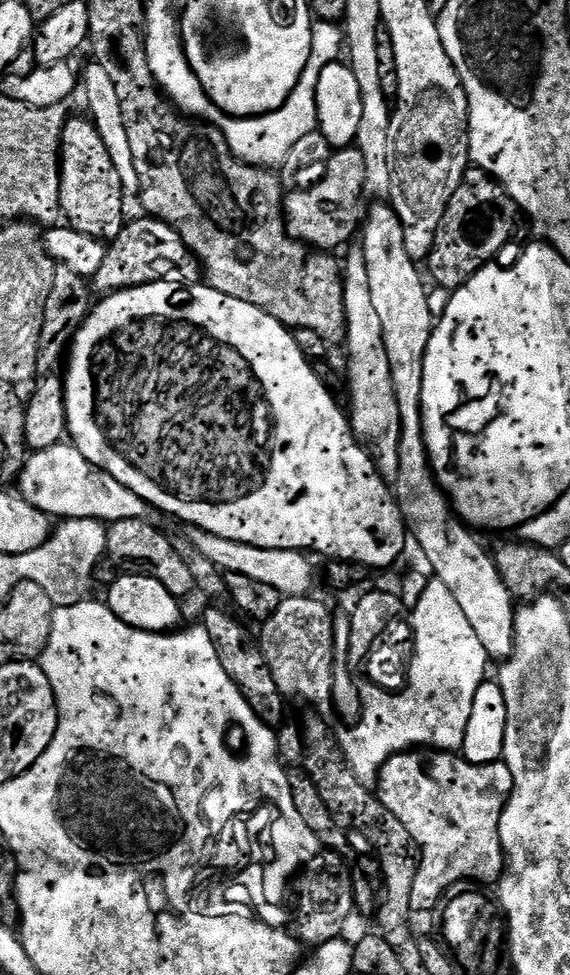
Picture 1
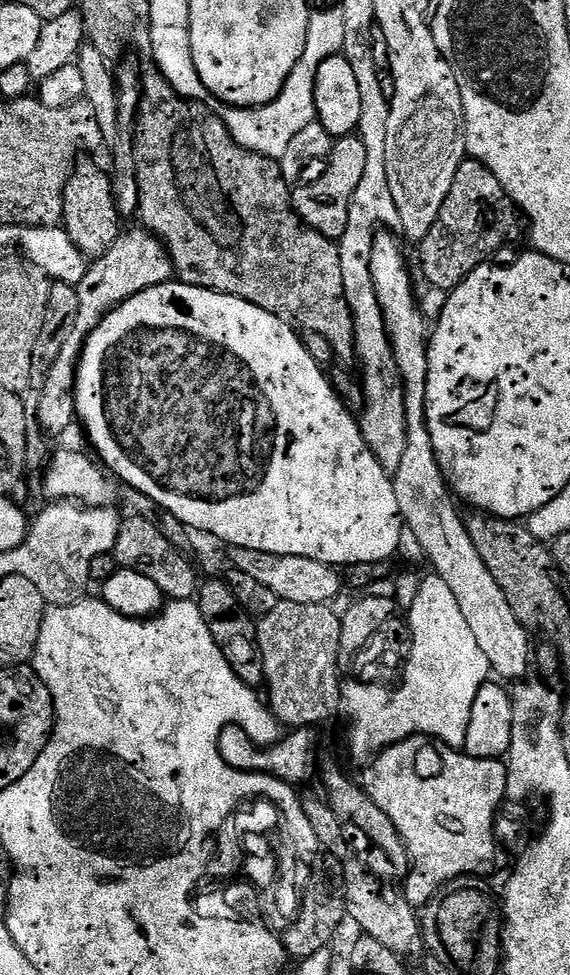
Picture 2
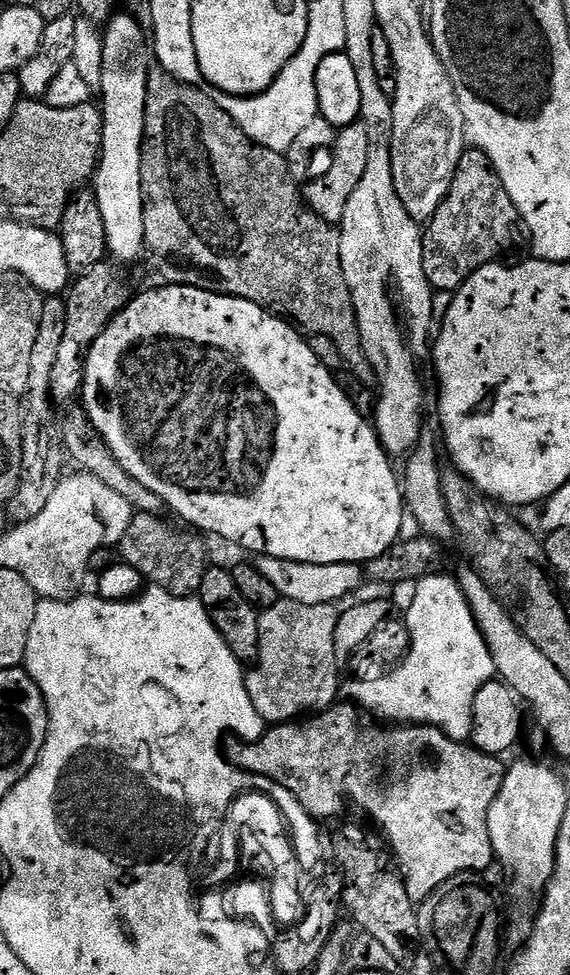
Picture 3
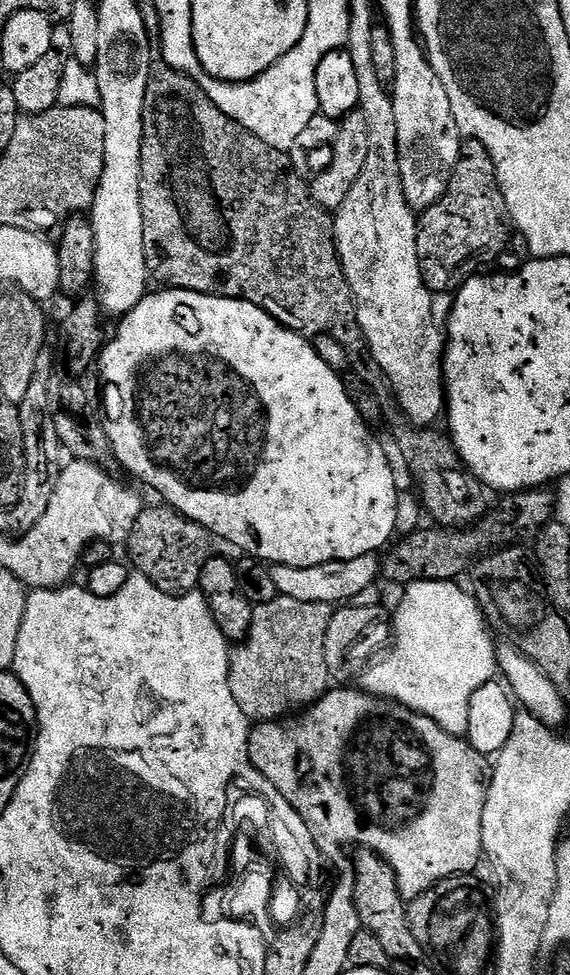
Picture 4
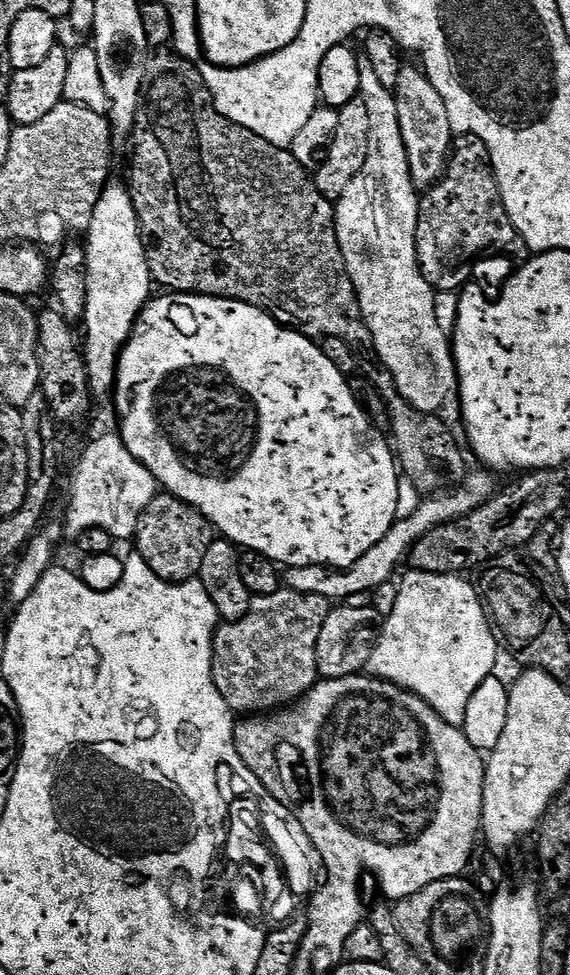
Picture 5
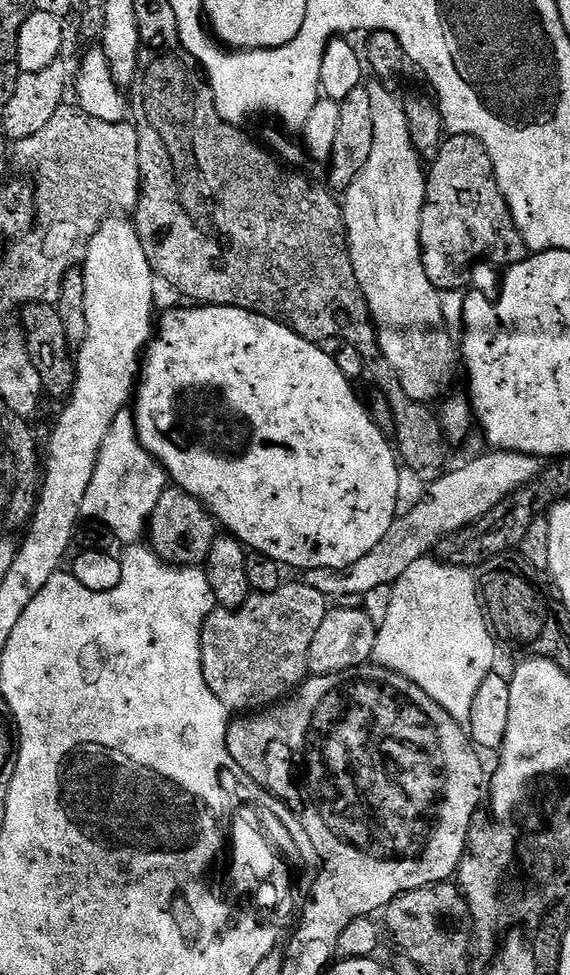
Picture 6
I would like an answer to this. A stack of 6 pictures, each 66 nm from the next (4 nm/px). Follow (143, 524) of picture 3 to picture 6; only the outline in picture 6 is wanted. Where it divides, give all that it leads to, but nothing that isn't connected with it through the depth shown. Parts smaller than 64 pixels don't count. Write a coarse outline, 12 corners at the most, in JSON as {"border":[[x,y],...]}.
{"border":[[165,488],[146,540],[165,564],[200,566],[218,524],[204,503]]}

